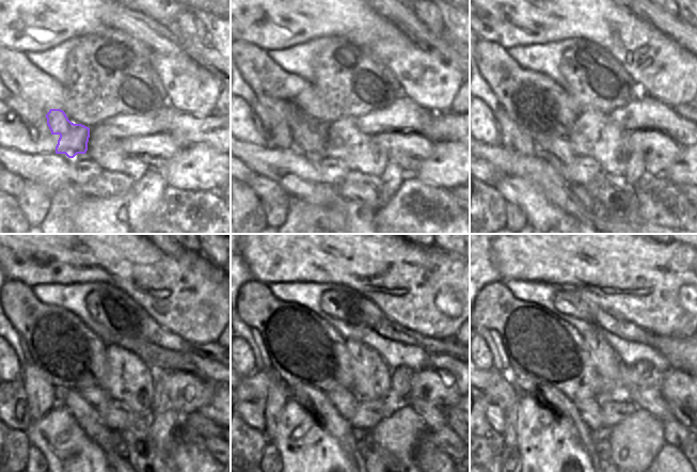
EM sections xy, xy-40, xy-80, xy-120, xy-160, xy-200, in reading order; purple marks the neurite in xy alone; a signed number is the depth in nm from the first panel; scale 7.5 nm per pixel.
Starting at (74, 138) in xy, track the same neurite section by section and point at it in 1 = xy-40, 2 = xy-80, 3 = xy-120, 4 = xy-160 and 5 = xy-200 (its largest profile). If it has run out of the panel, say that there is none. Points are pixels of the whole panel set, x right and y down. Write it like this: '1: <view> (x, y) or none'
1: xy-40 (310, 138)
2: xy-80 (559, 148)
3: xy-120 (96, 396)
4: xy-160 (346, 404)
5: xy-200 (589, 410)

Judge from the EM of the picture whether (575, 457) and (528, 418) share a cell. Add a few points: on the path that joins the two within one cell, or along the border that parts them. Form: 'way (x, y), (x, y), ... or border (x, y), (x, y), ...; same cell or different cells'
way (564, 453), (540, 429); same cell

